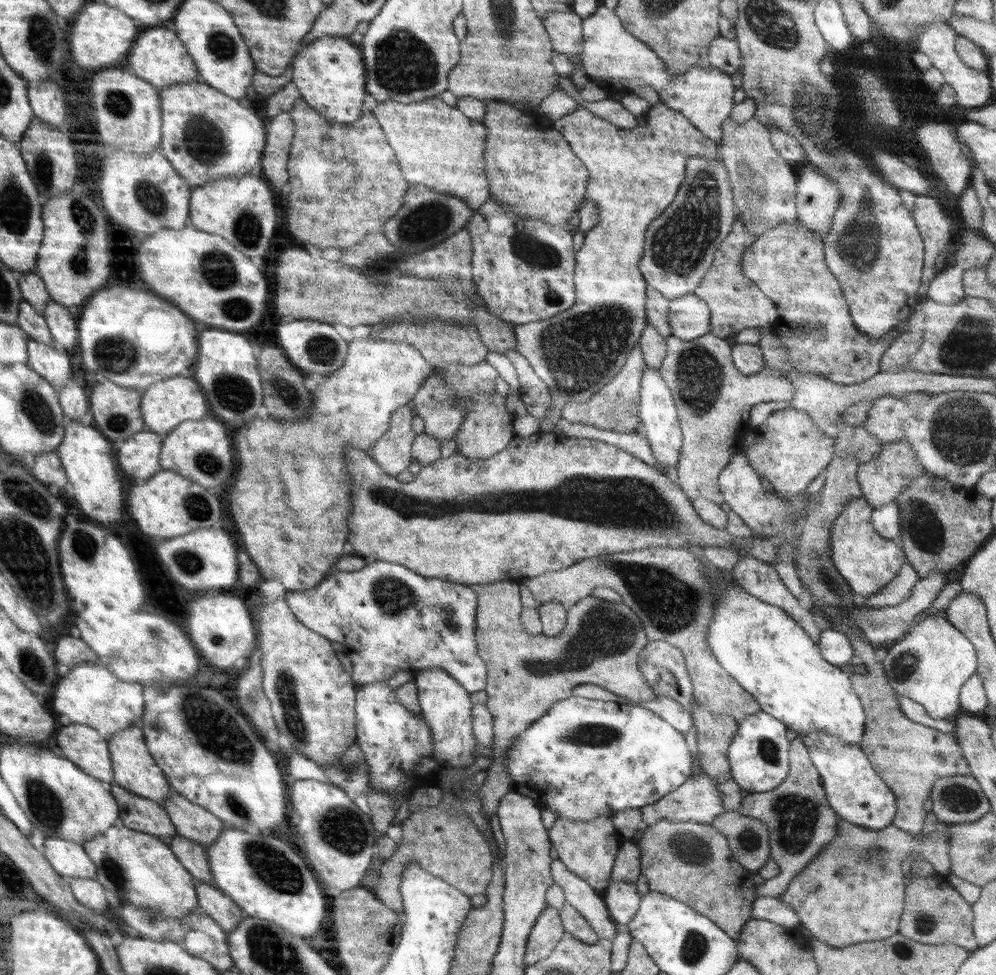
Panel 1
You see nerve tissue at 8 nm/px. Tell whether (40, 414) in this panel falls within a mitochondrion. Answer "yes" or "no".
yes

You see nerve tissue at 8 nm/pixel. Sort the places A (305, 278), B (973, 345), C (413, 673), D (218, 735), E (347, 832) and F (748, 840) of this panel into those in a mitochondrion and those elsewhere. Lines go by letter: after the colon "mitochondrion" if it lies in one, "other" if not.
A: other
B: mitochondrion
C: other
D: mitochondrion
E: mitochondrion
F: mitochondrion

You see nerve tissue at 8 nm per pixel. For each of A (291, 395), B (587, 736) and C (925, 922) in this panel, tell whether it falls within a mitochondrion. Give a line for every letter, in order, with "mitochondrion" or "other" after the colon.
A: mitochondrion
B: mitochondrion
C: mitochondrion

